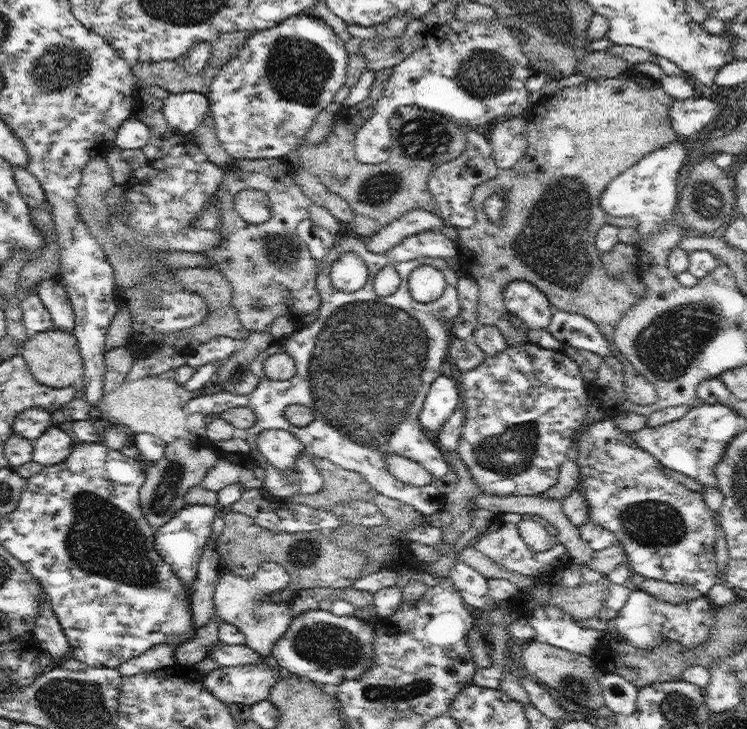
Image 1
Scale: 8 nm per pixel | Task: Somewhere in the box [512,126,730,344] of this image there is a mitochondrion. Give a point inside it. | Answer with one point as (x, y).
(705, 201)

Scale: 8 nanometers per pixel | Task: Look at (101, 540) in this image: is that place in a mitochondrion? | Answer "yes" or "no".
yes

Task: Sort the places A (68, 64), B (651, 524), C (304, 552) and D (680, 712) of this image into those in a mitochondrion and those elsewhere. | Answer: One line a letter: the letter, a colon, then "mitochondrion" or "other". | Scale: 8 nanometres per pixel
A: mitochondrion
B: mitochondrion
C: mitochondrion
D: mitochondrion

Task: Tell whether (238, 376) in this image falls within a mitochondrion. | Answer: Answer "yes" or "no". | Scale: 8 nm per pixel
yes

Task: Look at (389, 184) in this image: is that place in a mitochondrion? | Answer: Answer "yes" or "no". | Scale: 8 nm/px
yes

